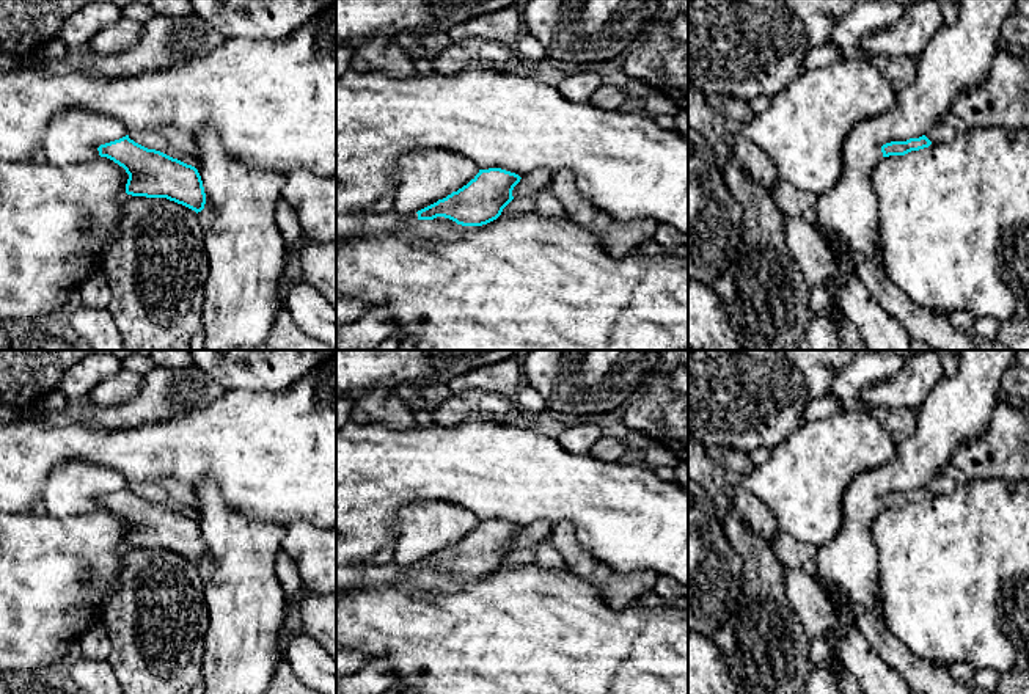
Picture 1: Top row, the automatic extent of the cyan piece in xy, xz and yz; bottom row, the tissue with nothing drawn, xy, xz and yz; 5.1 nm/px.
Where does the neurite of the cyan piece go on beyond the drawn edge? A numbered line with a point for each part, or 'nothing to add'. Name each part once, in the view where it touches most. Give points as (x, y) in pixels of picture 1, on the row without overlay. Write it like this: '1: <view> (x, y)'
1: xz (347, 578)

